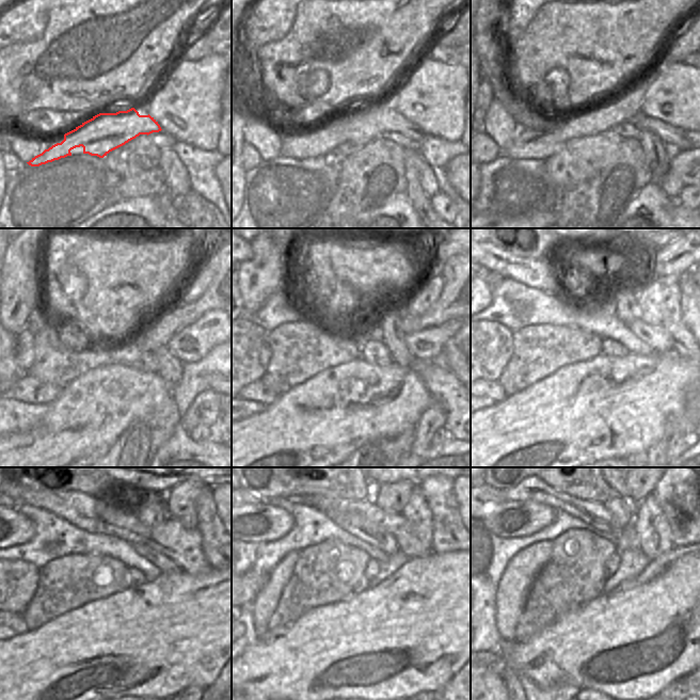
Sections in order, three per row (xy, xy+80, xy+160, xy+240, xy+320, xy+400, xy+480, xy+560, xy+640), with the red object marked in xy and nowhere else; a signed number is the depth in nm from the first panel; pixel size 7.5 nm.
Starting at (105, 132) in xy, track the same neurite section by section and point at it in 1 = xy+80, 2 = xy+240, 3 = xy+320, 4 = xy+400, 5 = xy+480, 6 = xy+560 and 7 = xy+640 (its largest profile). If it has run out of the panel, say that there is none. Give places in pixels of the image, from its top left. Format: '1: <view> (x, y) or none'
1: xy+80 (363, 128)
2: xy+240 (209, 381)
3: none
4: none
5: none
6: none
7: none

